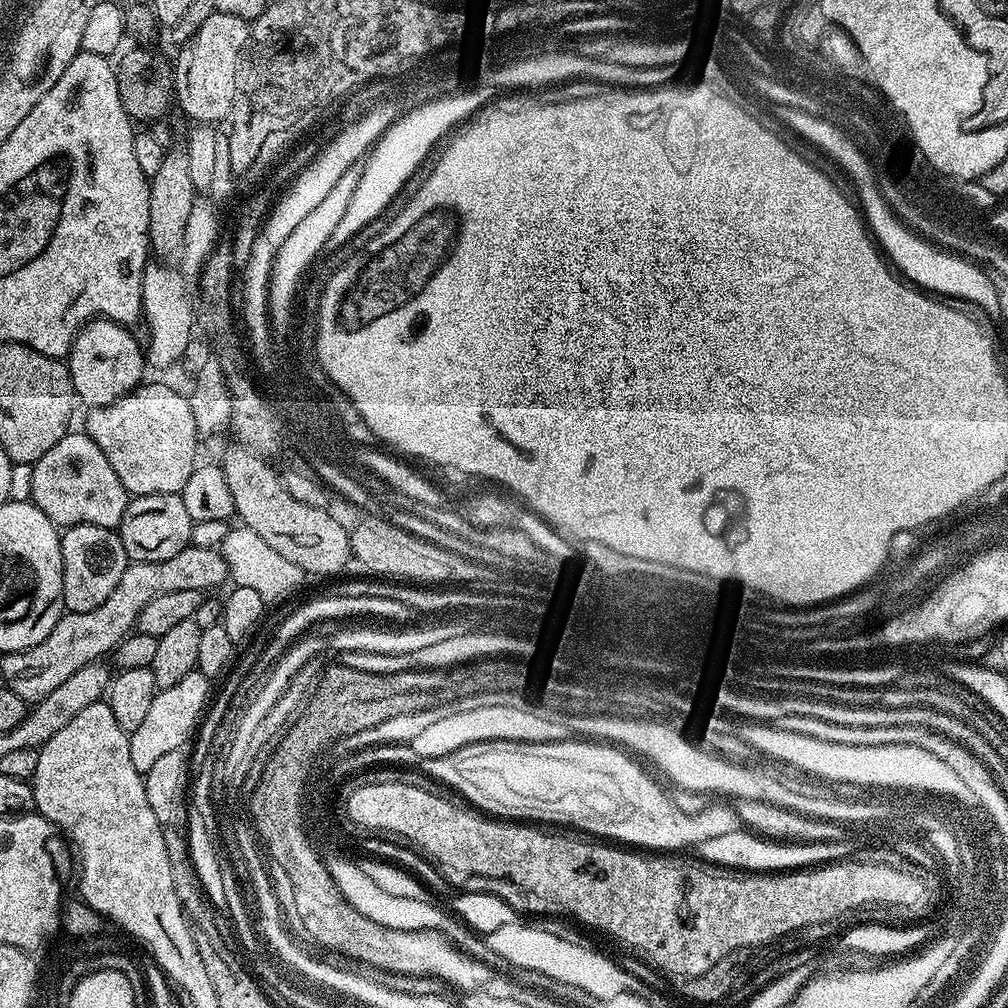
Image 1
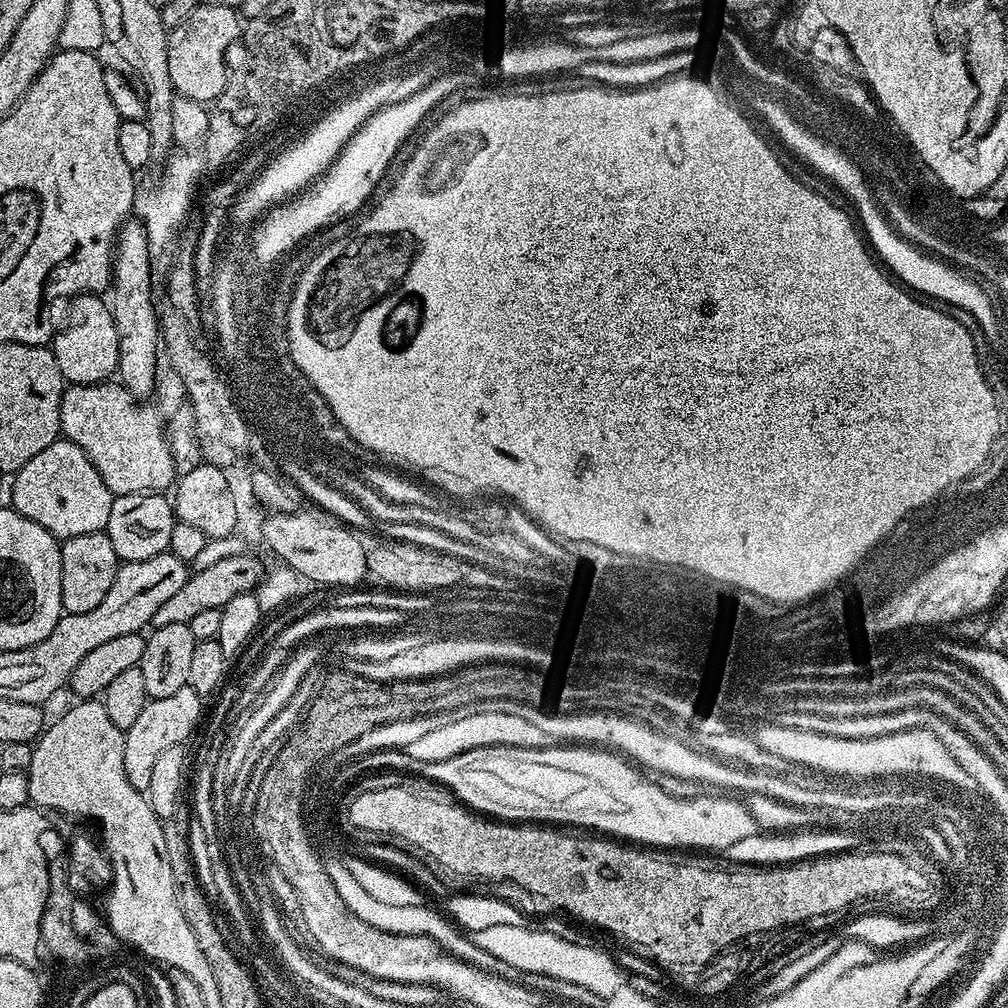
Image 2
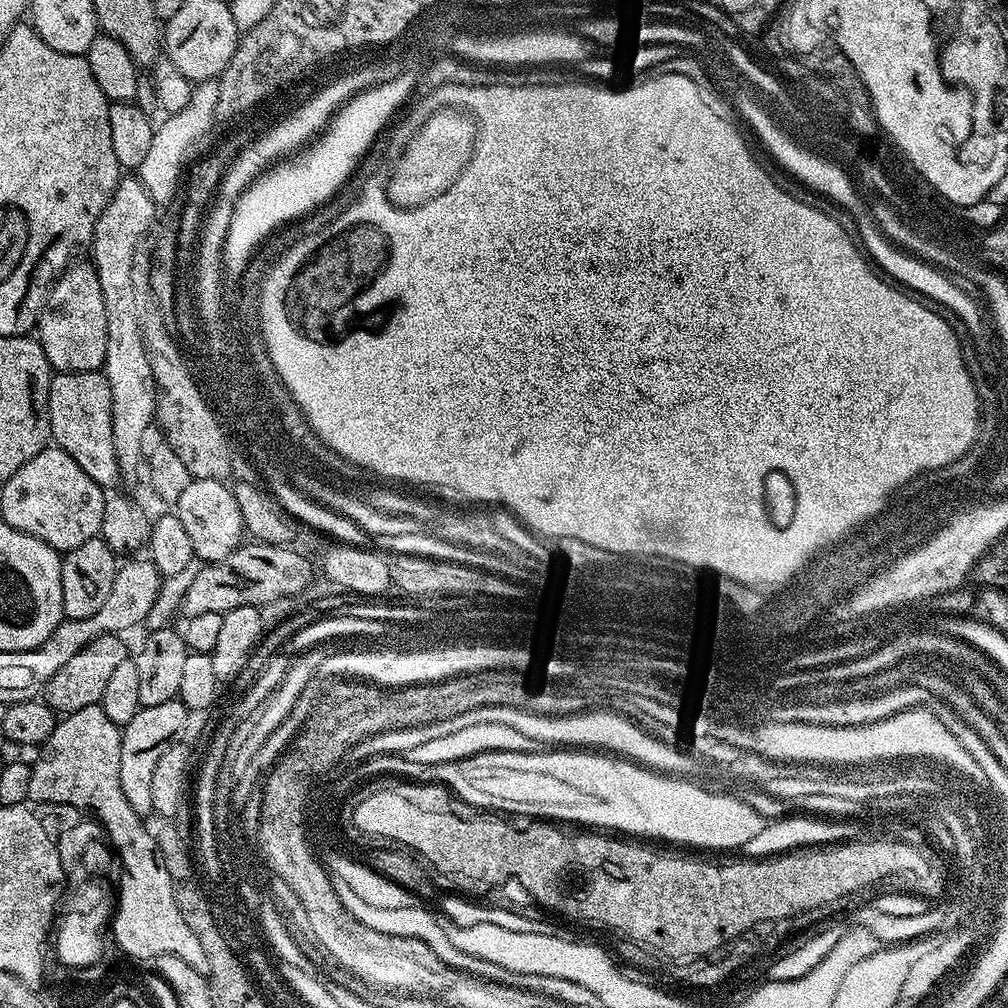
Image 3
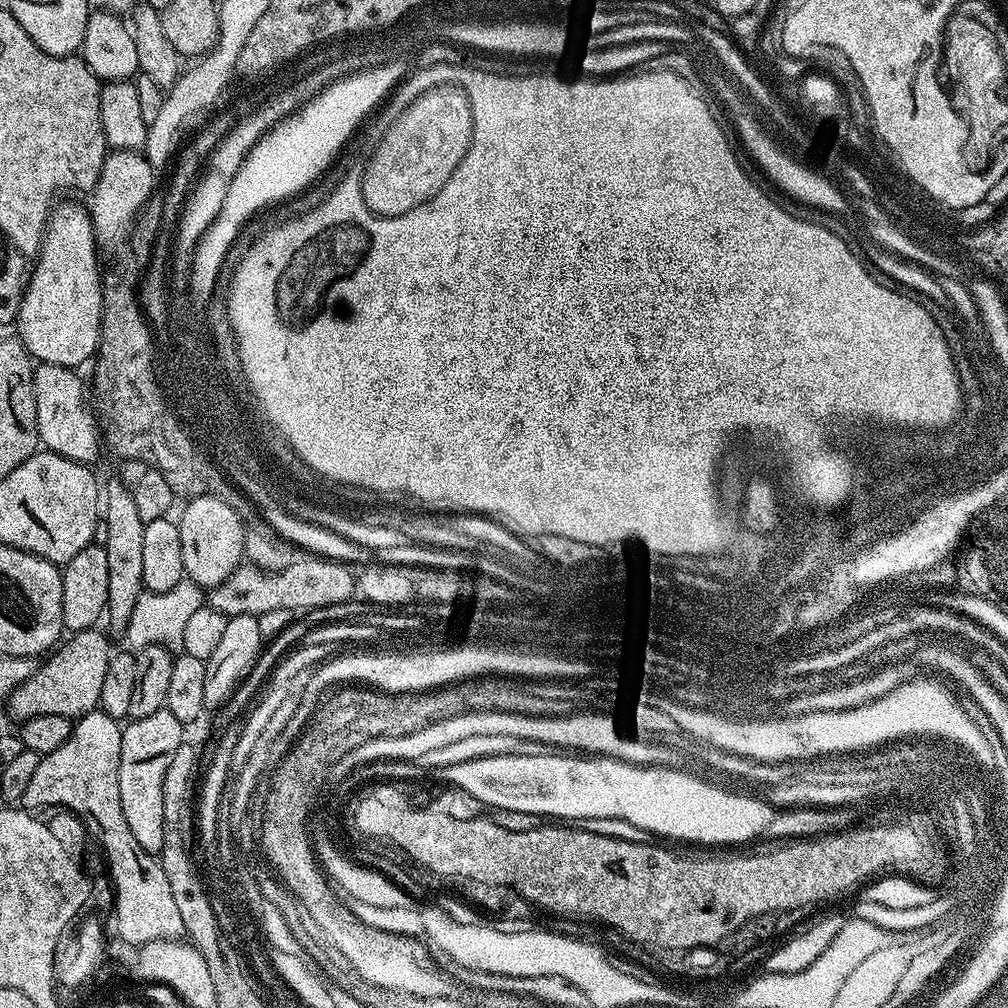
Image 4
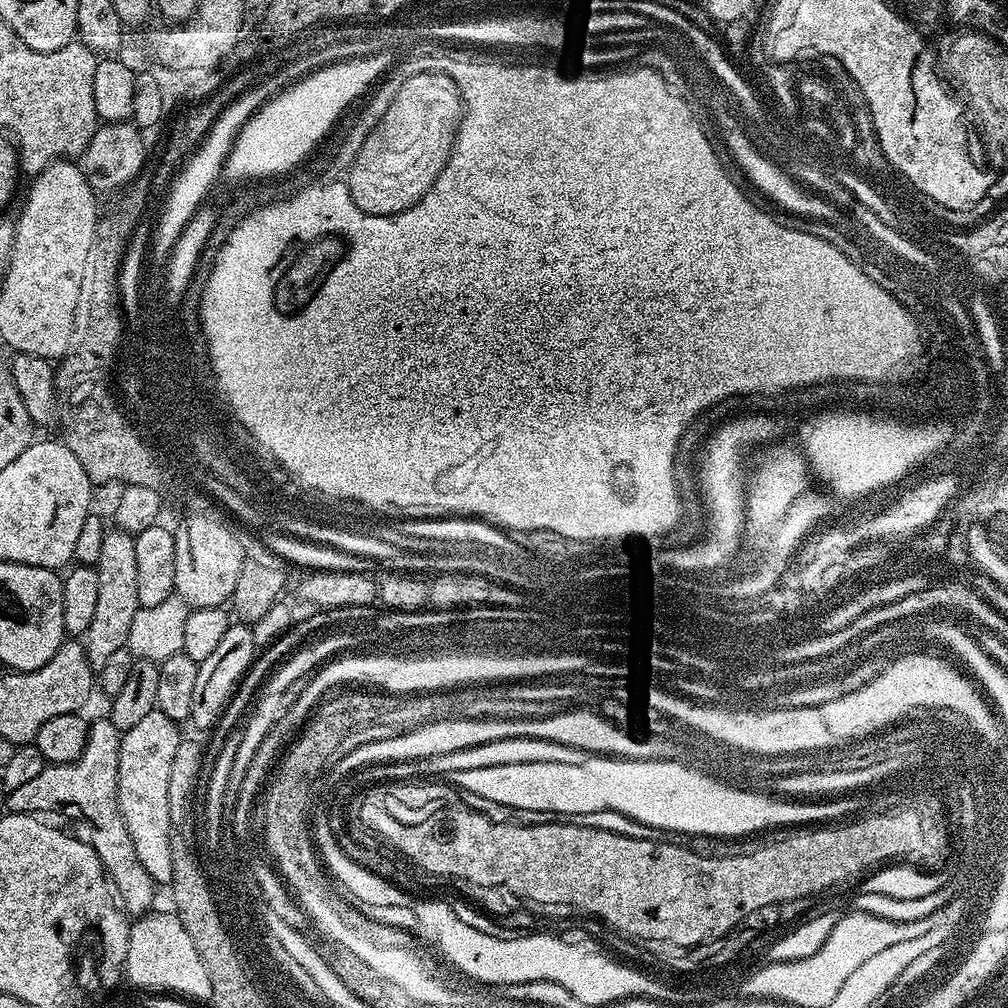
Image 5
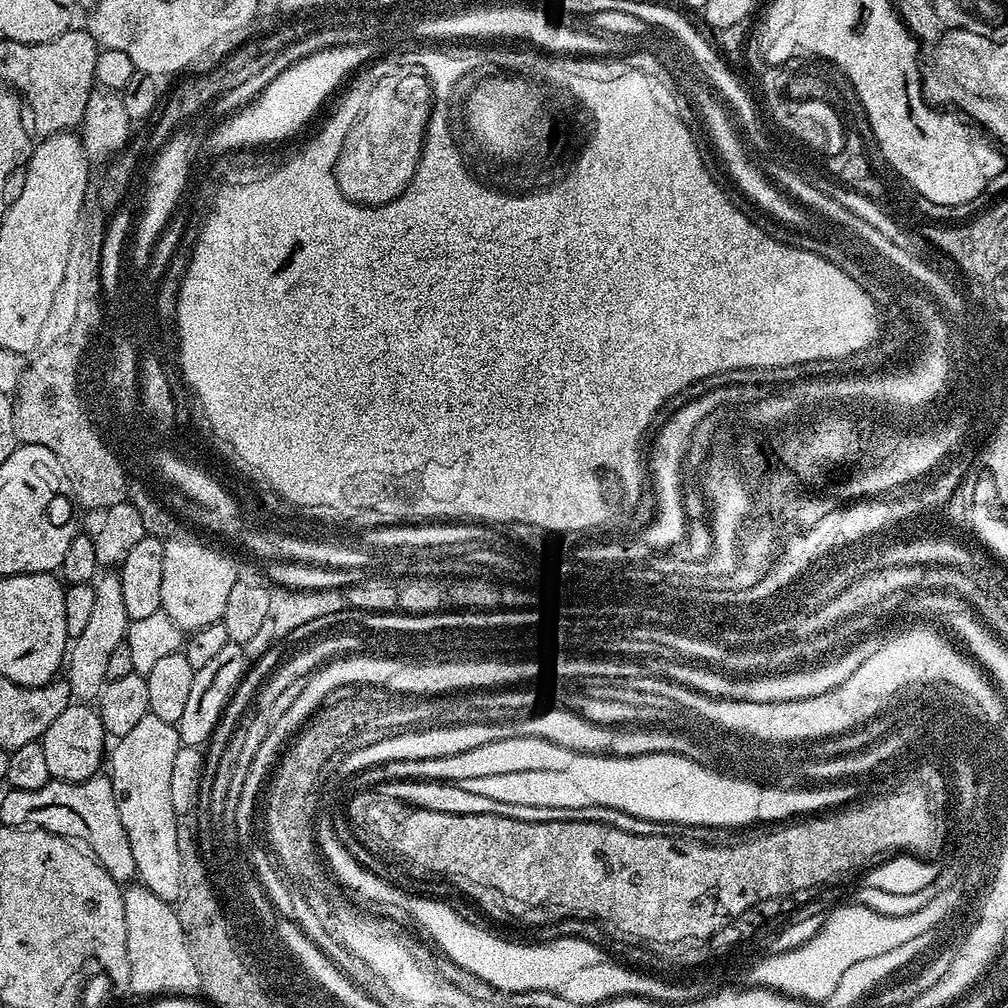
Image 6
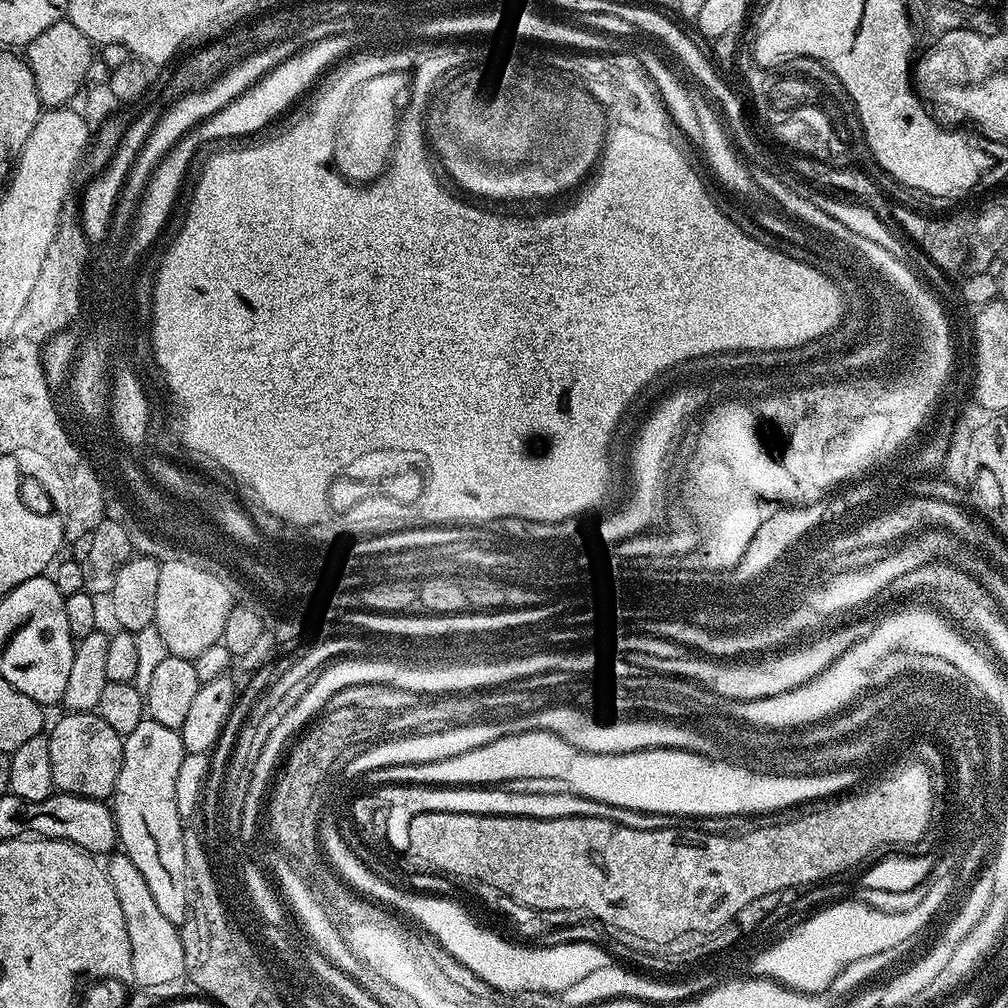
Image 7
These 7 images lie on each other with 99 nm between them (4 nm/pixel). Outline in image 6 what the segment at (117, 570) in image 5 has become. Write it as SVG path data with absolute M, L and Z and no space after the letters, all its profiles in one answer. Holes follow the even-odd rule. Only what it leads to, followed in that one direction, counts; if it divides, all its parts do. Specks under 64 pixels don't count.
M115 571L99 577L94 584L94 607L92 607L90 623L82 629L70 644L66 653L66 679L73 697L80 702L92 702L99 697L100 692L108 683L106 665L110 662L110 654L118 650L120 644L125 643L128 633L129 618L126 605L122 598L122 582Z

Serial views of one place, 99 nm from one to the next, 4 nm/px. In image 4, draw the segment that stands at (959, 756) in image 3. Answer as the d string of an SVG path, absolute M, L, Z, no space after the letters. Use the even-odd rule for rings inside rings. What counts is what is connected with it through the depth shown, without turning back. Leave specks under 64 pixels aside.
M932 678L912 680L908 684L898 686L881 700L858 706L857 709L785 716L785 721L780 724L780 728L784 728L784 736L792 736L792 740L788 740L788 752L792 752L792 756L808 756L823 752L838 754L838 750L866 746L876 750L895 736L921 733L926 726L931 726L938 732L954 732L958 738L962 738L964 748L972 748L972 752L976 752L976 756L980 756L984 764L992 764L993 741L989 733L987 731L984 733L964 713L963 706L942 685L935 684L940 682L928 679Z

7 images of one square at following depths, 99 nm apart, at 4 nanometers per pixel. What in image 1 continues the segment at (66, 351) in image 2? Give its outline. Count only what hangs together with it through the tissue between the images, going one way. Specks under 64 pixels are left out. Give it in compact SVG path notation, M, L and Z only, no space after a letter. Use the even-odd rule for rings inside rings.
M97 318L88 321L73 338L72 348L66 357L68 373L77 397L83 403L85 400L89 409L112 404L127 392L133 391L145 379L145 349L140 349L139 342L128 332L131 331L125 325Z

